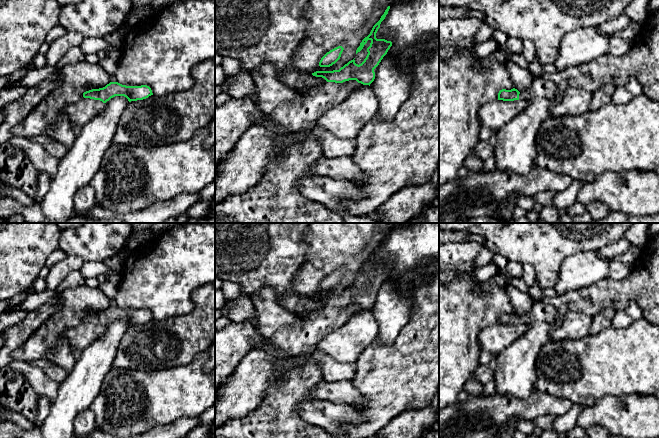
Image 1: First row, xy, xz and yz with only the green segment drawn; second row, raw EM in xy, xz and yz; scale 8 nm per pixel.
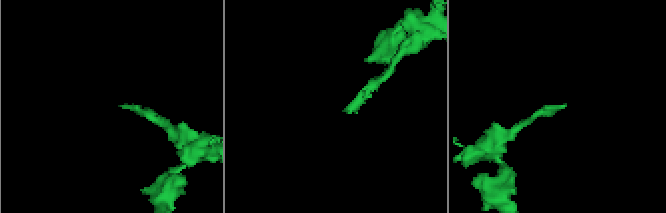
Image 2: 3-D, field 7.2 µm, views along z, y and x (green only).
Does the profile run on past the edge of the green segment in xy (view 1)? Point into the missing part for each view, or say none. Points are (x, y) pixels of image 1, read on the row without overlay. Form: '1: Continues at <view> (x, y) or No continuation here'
1: No continuation here

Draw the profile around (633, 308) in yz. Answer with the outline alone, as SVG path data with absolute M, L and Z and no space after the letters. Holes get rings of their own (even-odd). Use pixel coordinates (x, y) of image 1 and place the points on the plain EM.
M632 301L626 309L615 312L611 325L615 328L626 328L641 317L643 317L641 307Z

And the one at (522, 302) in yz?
M511 286L506 287L506 290L514 312L519 316L528 314L534 302L531 296Z

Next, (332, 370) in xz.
M318 349L314 350L312 358L322 370L325 381L351 381L356 374L355 363L338 362Z

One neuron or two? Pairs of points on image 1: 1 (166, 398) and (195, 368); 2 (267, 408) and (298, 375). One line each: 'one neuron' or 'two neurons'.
1: one neuron
2: one neuron

